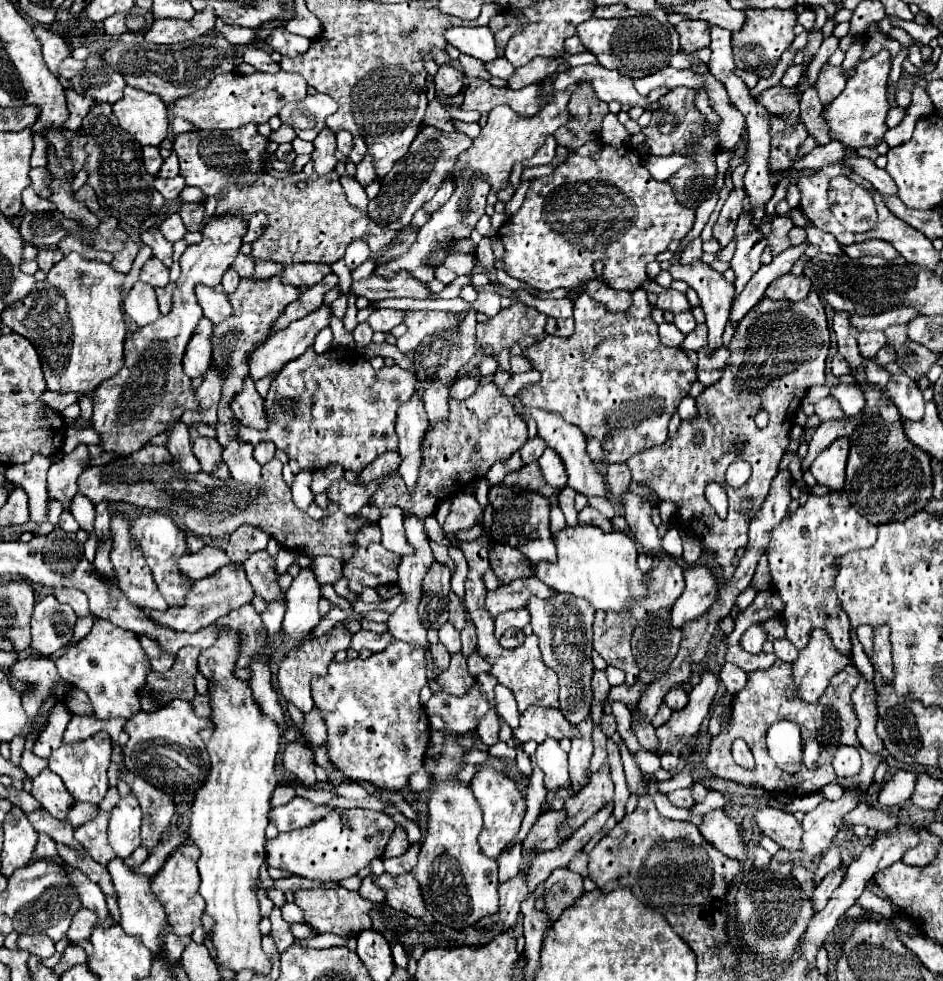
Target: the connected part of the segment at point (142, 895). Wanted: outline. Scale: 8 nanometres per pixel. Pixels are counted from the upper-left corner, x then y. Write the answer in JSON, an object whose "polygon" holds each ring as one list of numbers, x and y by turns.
{"polygon":[[121,858,111,860,107,868,117,892,117,902,121,910,121,928,127,934,139,934,143,944,147,944,147,948,153,952,153,958,157,958,163,950,163,930,167,926,167,914,163,904,151,894,151,888,149,888,151,880,147,880,147,876,135,876,135,872,129,866,125,866]]}

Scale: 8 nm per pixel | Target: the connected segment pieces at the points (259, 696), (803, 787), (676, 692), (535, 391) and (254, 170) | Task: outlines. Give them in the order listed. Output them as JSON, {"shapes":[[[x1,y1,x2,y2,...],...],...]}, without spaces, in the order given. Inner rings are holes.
{"shapes":[[[257,658,257,660,251,664,251,672,253,672,251,690,253,690,255,700,259,702,259,706,263,708,263,712,267,712,267,716,271,716,271,718,279,724,281,734,283,734,283,732,285,732,283,708,281,708,281,704,279,704,277,692,275,692,273,686,271,686,271,672,269,672,269,662,267,662,267,658]],[[776,660,775,664,767,670,751,672,745,688,733,696,727,726,721,728,721,732,715,738,711,738,709,752,703,760,705,768,715,776,745,784,745,786,761,786,767,792,781,792,781,794,791,796,791,798,819,792,825,784,837,780,837,774,831,766,831,756,835,754,837,746,847,744,847,746,855,746,857,750,861,750,859,738,855,734,857,726,859,726,859,720,857,720,857,714,855,714,853,702,851,702,851,692,855,690,857,682,859,682,859,672,857,672,855,666,849,666,849,668,845,668,839,674,833,676,831,684,825,690,825,696,817,704,807,704,805,700,799,698,799,694,795,690,790,663],[779,720,791,720,791,722,799,724,803,742,807,742,809,738,817,738,817,742,821,744,817,768,807,768,805,766,803,770,793,774,787,784,777,784,777,782,781,782,781,768,775,768,775,762,767,754,767,746,765,746,767,728,773,722,779,722],[735,738,743,738,747,742,747,746,751,748,751,752,755,756,755,768,753,770,741,768,739,764,733,762,731,744,733,744]],[[673,686,667,696,665,696,665,704,671,708,671,710,681,710,687,706,687,692,683,686]],[[639,288,631,292,631,296,633,306,627,312,611,314,587,294,581,294,573,306,575,334,571,340,555,340,555,336,547,336,523,352,531,362,531,368,541,374,541,380,521,392,521,402,529,408,555,412,565,422,579,426,587,438,597,438,605,450,603,464,627,462,633,454,663,444,667,440,667,424,673,412,697,380,695,364,685,356,685,352,661,344,657,324,651,318,653,304,649,304,647,292]],[[245,124,237,130,225,130,225,132,207,132,207,130,193,130,193,132,183,132,175,136,173,140,173,152,179,156,179,166,181,166,181,176,185,178,187,186,197,186,205,196,221,196,217,212,215,214,239,214,243,218,249,218,255,212,265,212,269,216,269,226,263,234,263,238,253,242,253,256,257,258,273,258,281,264,297,264,297,262,313,262,313,264,333,264,333,260,343,258,345,248,353,240,365,240,371,248,371,252,381,250,383,246,389,246,393,238,399,238,399,246,391,248,387,254,379,258,379,262,387,262,391,256,401,256,407,252,407,246,413,244,415,240,415,230,401,230,401,232,391,232,375,224,373,220,365,218,357,208,349,206,345,192,339,184,337,172,329,174,313,174,313,176,289,176,289,178,273,178,265,174,263,166,269,162,263,162,261,156,267,148,267,138,257,132,255,124]]]}

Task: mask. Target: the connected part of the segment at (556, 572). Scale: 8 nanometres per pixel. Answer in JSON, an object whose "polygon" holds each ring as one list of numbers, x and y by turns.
{"polygon":[[565,526,553,534,557,546,557,562,539,562,536,576,557,592,565,592,577,598,585,598,595,610,621,612,629,608,635,598,643,598,647,588,643,584,643,572,637,568,637,546,623,532,601,532,595,526]]}

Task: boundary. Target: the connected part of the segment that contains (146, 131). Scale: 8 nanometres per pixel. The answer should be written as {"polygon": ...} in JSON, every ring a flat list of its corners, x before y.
{"polygon":[[125,86,123,98,113,104,113,114,141,146,159,146,167,136,167,106,155,94]]}

